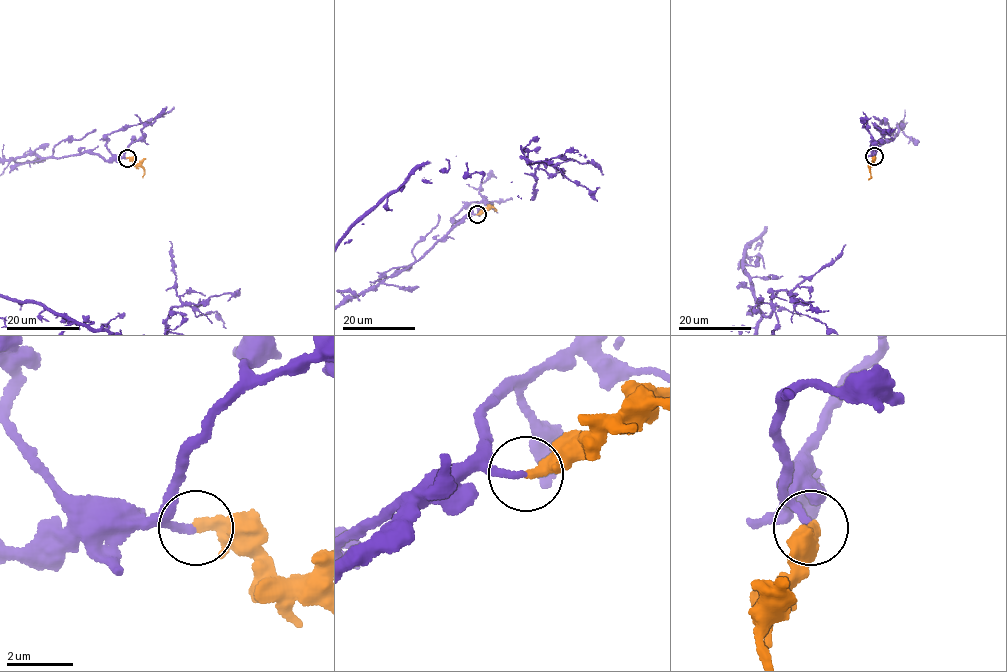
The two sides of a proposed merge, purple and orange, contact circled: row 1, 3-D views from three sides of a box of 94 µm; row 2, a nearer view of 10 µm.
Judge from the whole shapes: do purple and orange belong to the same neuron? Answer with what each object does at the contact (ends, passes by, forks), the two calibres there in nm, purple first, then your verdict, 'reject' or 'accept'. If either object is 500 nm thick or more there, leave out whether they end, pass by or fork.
purple ends | orange ends | 220/360 nm | accept

